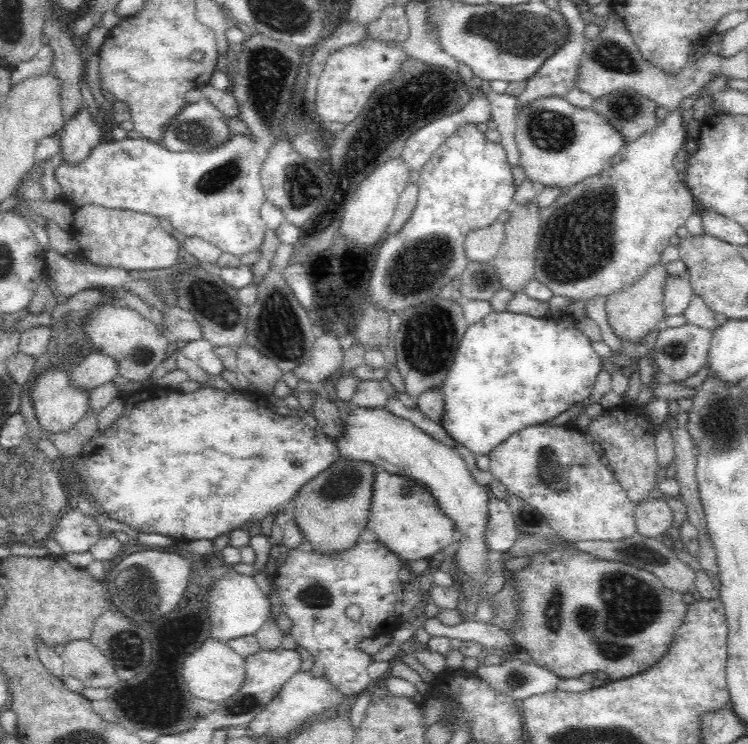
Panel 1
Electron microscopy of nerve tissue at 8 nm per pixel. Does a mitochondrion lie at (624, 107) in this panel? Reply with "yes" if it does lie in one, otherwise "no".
yes

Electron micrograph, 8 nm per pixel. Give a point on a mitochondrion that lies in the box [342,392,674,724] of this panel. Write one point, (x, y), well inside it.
(608, 626)

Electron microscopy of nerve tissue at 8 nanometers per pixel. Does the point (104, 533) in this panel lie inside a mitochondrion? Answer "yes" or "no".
no

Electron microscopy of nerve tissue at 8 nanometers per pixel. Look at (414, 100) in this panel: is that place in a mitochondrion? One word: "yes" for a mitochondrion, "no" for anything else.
yes

